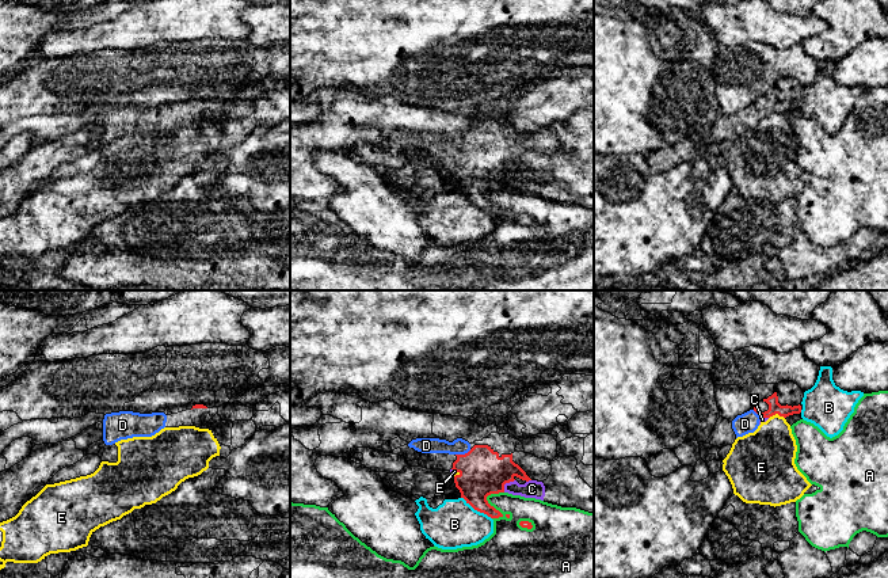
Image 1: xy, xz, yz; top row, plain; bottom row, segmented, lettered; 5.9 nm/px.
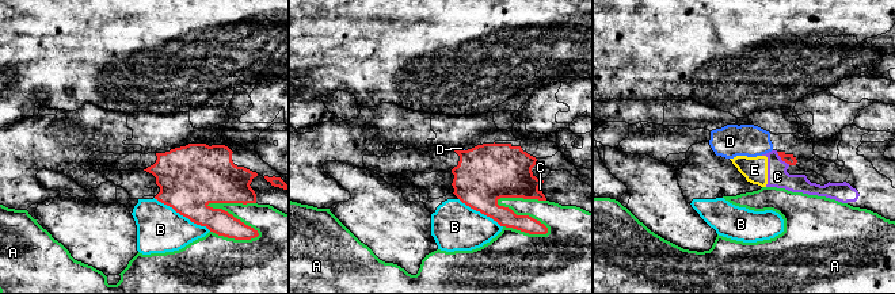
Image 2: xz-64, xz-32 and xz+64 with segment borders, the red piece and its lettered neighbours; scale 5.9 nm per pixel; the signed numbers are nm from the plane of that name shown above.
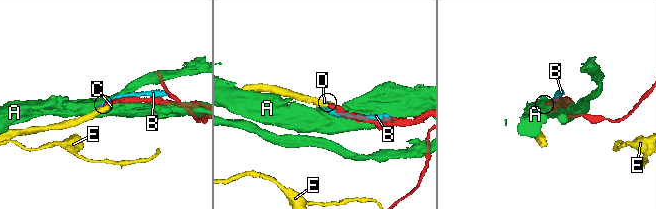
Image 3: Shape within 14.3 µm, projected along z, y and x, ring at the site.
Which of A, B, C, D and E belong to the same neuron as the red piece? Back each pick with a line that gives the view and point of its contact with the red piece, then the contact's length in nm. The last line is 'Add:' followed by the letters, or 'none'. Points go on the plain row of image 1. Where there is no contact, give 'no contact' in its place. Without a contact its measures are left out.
D: meets red in xz at (462, 151); contact 100 nm long
Add: D

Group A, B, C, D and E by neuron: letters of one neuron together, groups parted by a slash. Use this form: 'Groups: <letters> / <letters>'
Groups: A / B / C E / D

